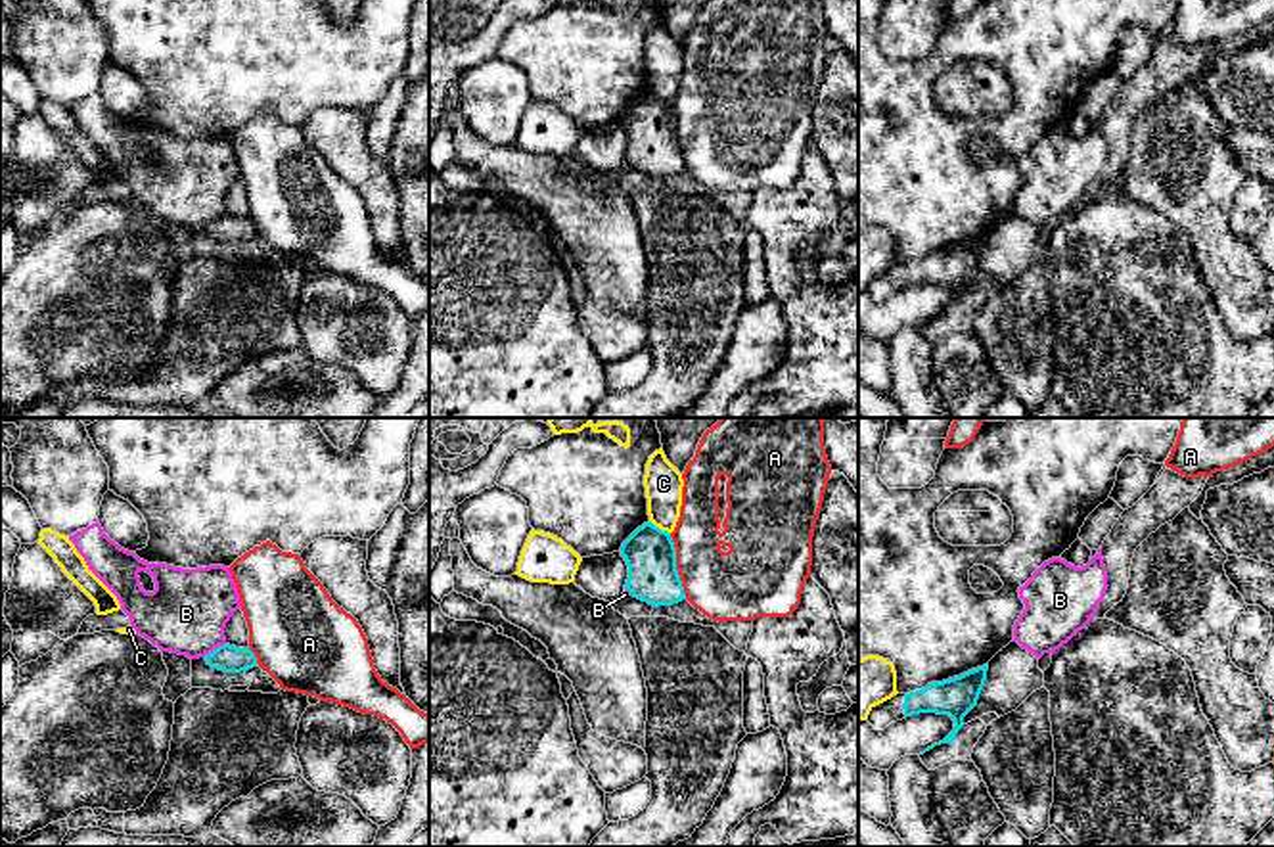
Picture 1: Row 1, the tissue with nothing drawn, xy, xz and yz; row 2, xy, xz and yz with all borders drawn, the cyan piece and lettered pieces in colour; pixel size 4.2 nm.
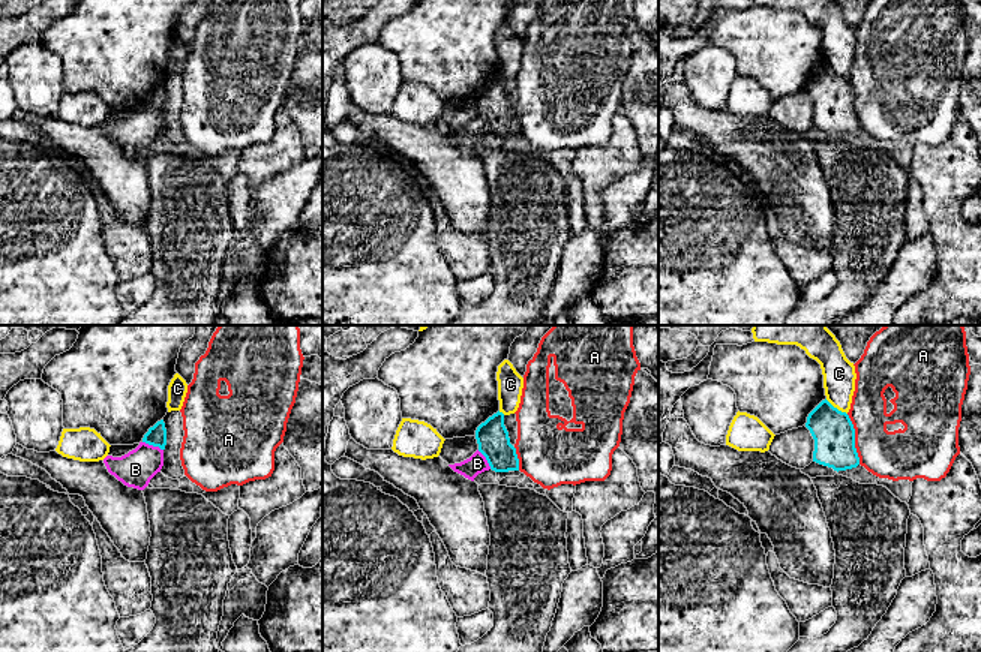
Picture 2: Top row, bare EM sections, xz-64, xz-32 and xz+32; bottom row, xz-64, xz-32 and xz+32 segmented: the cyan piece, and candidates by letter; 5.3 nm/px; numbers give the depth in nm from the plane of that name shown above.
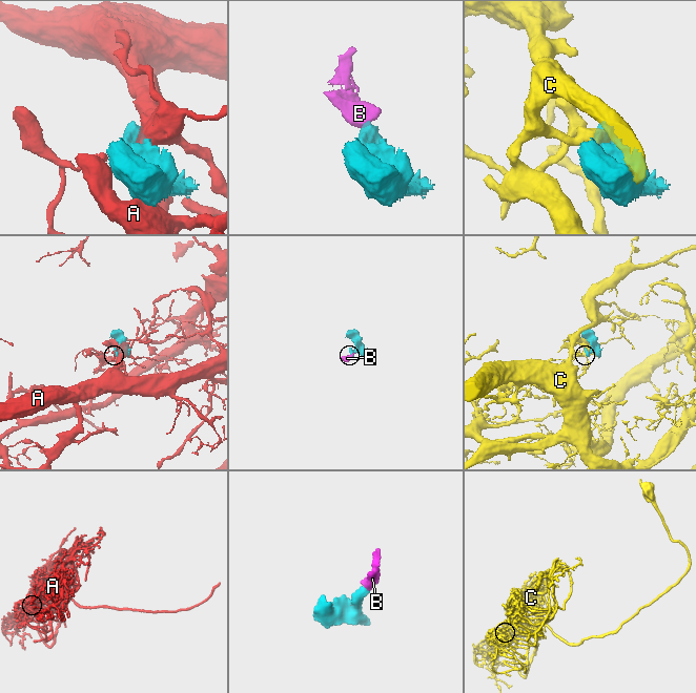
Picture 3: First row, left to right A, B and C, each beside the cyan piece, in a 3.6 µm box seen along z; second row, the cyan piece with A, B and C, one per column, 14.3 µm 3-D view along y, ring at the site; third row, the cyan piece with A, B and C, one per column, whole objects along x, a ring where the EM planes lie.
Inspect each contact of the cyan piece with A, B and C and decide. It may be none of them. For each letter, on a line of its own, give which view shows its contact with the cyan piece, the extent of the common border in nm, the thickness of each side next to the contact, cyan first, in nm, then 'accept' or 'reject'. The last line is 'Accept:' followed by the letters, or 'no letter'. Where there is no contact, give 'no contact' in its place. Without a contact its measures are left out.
A: meets cyan in xz; contact 280 nm long; 220 nm thick on the cyan side, 280 nm on the other; reject
B: meets cyan in xy; contact 110 nm long; 120 nm thick on the cyan side, 340 nm on the other; reject
C: meets cyan in xz; contact 110 nm long; 220 nm thick on the cyan side, 160 nm on the other; reject
Accept: no letter

